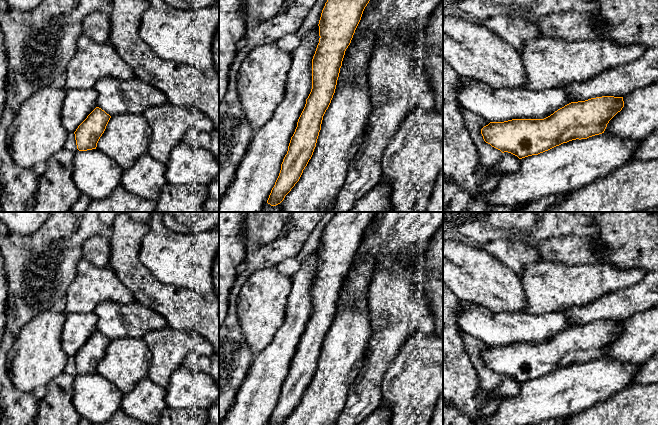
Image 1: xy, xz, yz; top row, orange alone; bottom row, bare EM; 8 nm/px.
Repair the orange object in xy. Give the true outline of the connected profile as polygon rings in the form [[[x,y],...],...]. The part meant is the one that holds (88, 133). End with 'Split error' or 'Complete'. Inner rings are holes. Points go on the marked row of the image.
[[[96,107],[74,132],[77,149],[79,151],[96,149],[110,118],[111,116],[104,110]]]. Complete

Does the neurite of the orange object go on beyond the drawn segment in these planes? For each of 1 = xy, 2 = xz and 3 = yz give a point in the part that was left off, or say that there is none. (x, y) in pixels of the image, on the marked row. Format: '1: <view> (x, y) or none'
1: none
2: none
3: none

